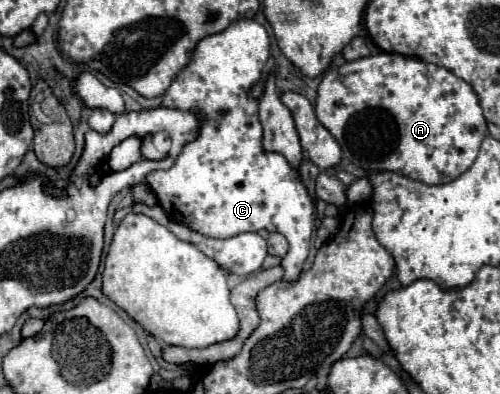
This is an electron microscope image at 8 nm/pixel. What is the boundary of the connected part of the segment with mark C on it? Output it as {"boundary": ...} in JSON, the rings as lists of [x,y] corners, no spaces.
{"boundary":[[[237,19],[225,31],[207,35],[201,39],[191,55],[191,63],[175,75],[171,87],[163,95],[163,107],[179,111],[199,111],[203,123],[199,123],[199,135],[183,151],[175,165],[167,171],[151,171],[145,181],[155,191],[159,205],[165,209],[171,221],[183,223],[193,231],[199,231],[205,237],[229,239],[247,231],[277,231],[287,237],[289,253],[283,257],[281,267],[285,269],[287,281],[297,279],[303,269],[303,263],[309,255],[309,239],[315,227],[313,219],[313,199],[309,197],[305,185],[301,183],[299,171],[293,169],[287,159],[275,151],[263,149],[263,131],[257,115],[257,99],[251,95],[251,89],[261,81],[265,63],[269,59],[269,37],[263,25],[253,19]]]}

